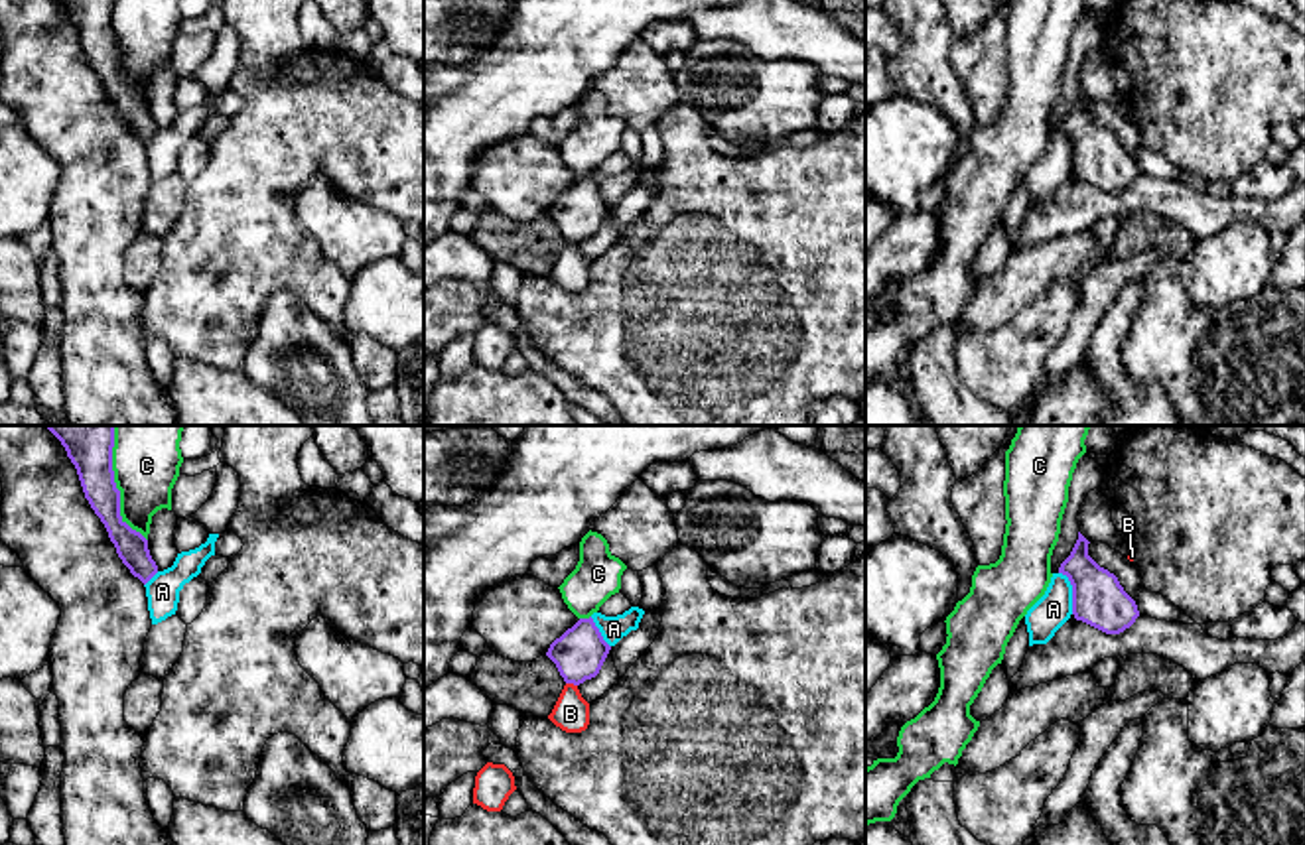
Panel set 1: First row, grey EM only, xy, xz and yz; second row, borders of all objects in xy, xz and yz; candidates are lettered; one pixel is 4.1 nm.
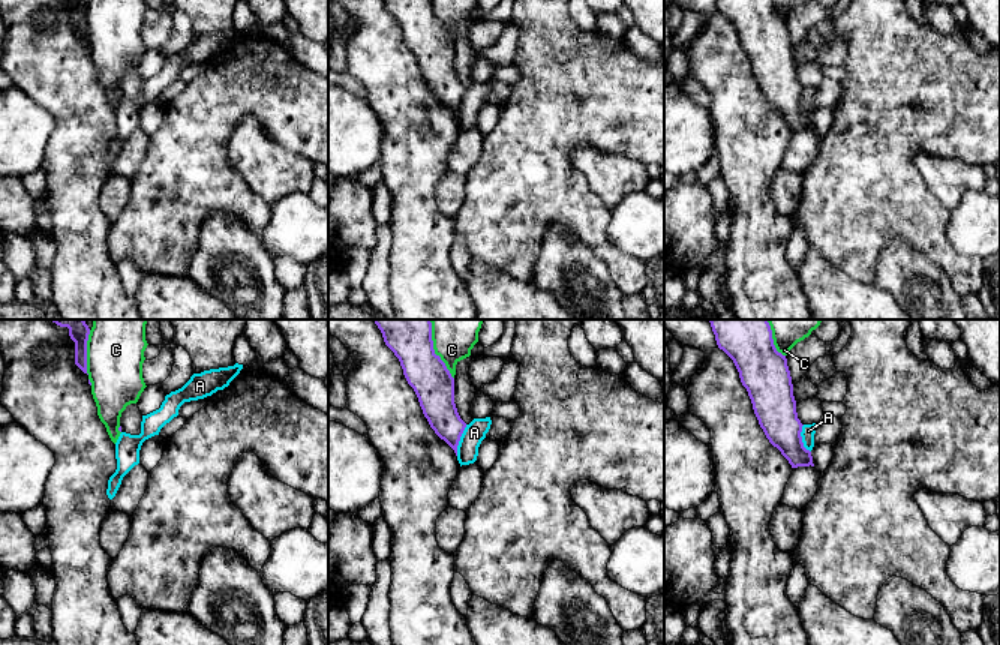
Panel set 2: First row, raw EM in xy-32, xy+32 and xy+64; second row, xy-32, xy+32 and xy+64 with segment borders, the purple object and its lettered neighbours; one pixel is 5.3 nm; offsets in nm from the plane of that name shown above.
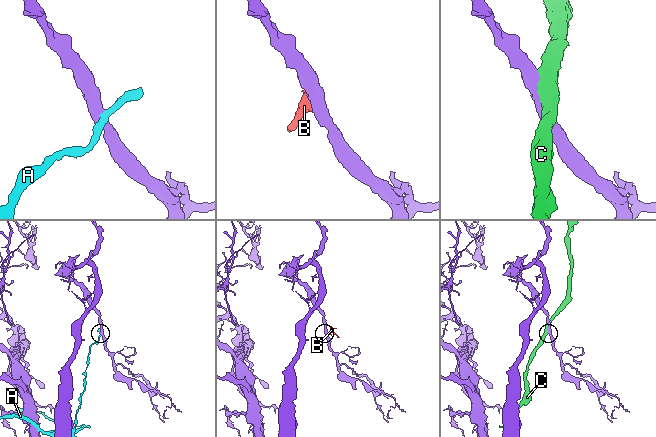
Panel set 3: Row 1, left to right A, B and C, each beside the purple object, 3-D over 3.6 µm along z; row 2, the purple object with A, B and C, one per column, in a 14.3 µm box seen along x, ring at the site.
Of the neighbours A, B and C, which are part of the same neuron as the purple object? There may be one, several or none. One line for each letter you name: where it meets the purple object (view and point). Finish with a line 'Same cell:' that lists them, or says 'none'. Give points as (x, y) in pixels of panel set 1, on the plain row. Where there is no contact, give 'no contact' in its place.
Same cell: none

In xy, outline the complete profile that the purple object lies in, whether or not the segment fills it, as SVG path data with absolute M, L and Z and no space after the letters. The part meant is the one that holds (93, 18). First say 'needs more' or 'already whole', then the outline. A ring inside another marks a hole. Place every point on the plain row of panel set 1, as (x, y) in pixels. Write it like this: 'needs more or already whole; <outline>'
already whole; M61 0L77 28L85 57L104 83L118 116L144 144L158 132L148 98L120 75L120 49L114 41L114 0Z

